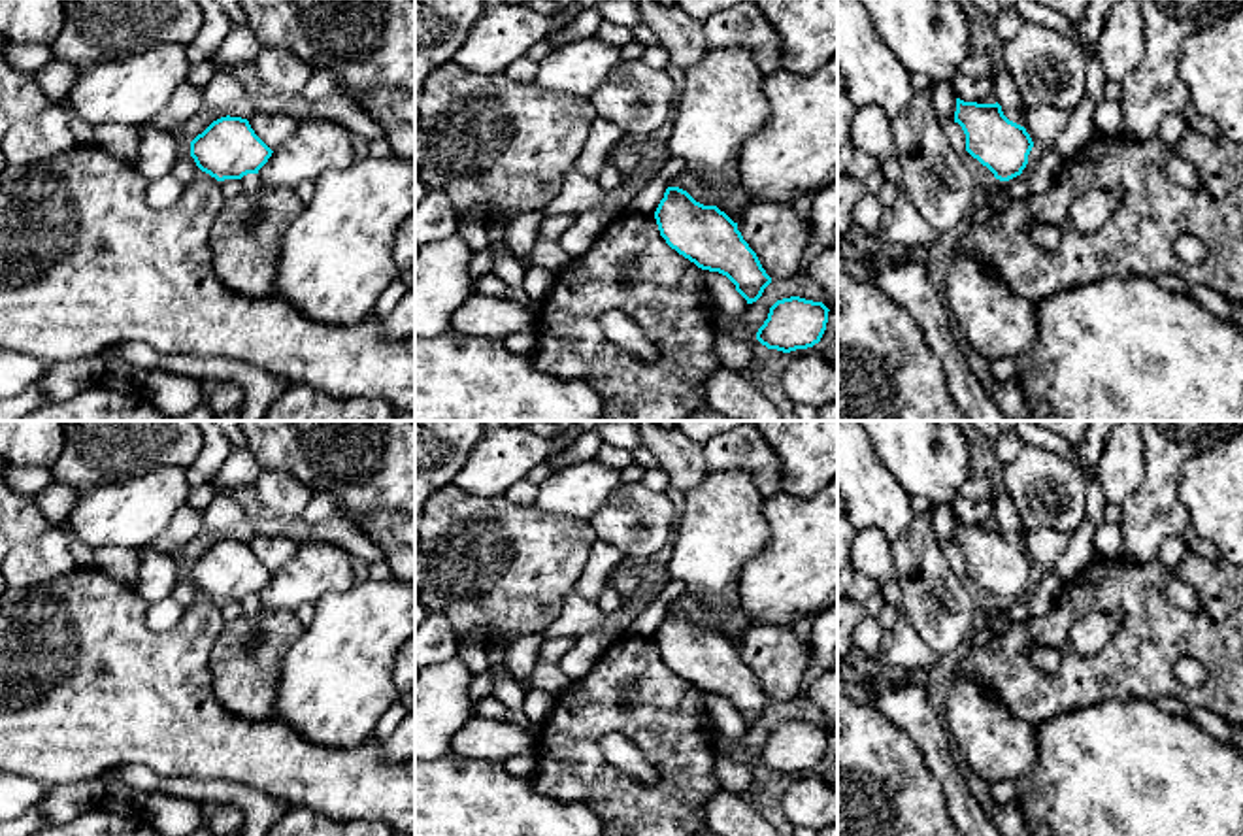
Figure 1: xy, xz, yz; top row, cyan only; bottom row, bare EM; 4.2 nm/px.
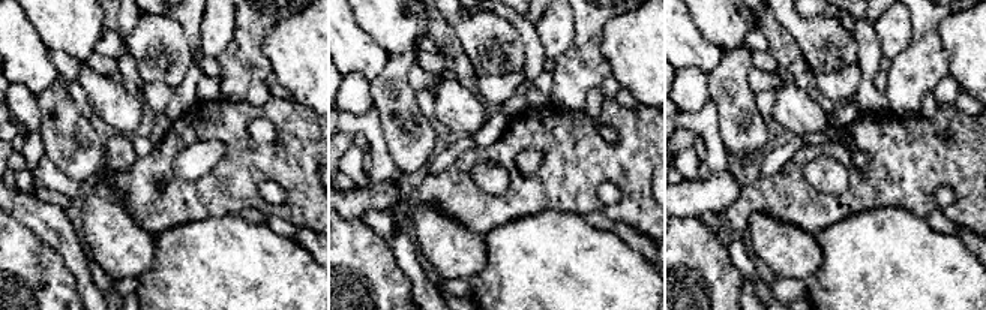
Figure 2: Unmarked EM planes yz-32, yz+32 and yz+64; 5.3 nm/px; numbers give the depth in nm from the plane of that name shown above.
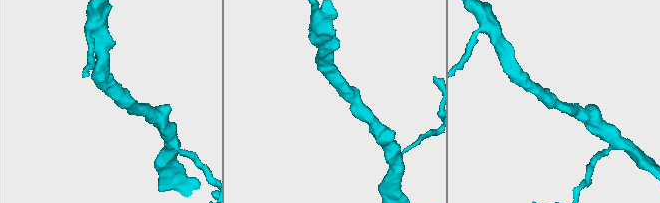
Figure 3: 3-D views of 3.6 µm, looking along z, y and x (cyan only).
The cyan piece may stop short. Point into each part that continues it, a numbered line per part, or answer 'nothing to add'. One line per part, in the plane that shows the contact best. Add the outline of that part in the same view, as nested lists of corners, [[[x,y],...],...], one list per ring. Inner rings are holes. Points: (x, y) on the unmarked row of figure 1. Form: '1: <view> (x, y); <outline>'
nothing to add

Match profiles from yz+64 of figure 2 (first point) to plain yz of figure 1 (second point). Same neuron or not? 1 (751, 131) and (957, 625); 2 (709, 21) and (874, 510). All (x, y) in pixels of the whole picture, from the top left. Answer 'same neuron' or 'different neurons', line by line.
1: same neuron
2: different neurons

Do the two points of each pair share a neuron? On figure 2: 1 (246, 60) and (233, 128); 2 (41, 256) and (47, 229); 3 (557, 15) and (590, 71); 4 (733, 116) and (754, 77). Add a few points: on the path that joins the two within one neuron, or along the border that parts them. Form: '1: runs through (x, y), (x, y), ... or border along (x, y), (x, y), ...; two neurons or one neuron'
1: border along (221, 96), (230, 101), (245, 101); two neurons
2: border along (17, 219), (47, 241), (60, 255), (66, 268); two neurons
3: border along (574, 15), (574, 41), (554, 60); two neurons
4: border along (751, 65), (748, 86), (755, 95); two neurons

